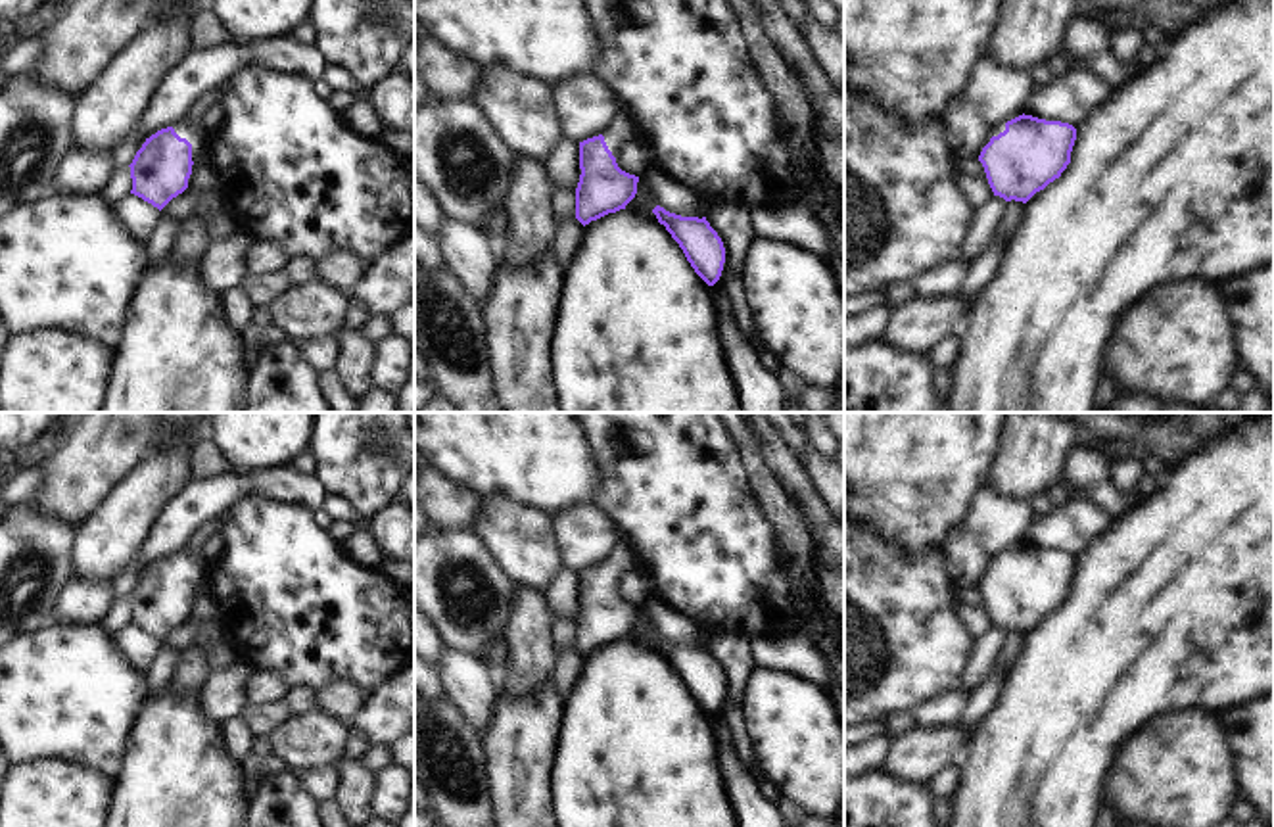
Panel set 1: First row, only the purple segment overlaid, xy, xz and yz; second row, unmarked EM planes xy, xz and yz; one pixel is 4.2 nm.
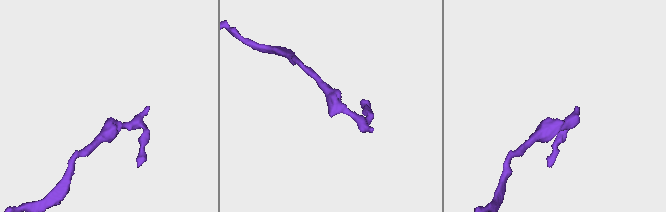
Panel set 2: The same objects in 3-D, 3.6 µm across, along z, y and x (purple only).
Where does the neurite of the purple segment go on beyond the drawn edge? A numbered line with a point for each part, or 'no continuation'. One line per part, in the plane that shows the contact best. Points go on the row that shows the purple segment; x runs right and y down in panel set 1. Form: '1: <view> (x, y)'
1: xy (194, 135).

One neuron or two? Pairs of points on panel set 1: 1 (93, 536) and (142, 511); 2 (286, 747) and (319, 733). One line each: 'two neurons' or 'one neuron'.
1: one neuron
2: one neuron

